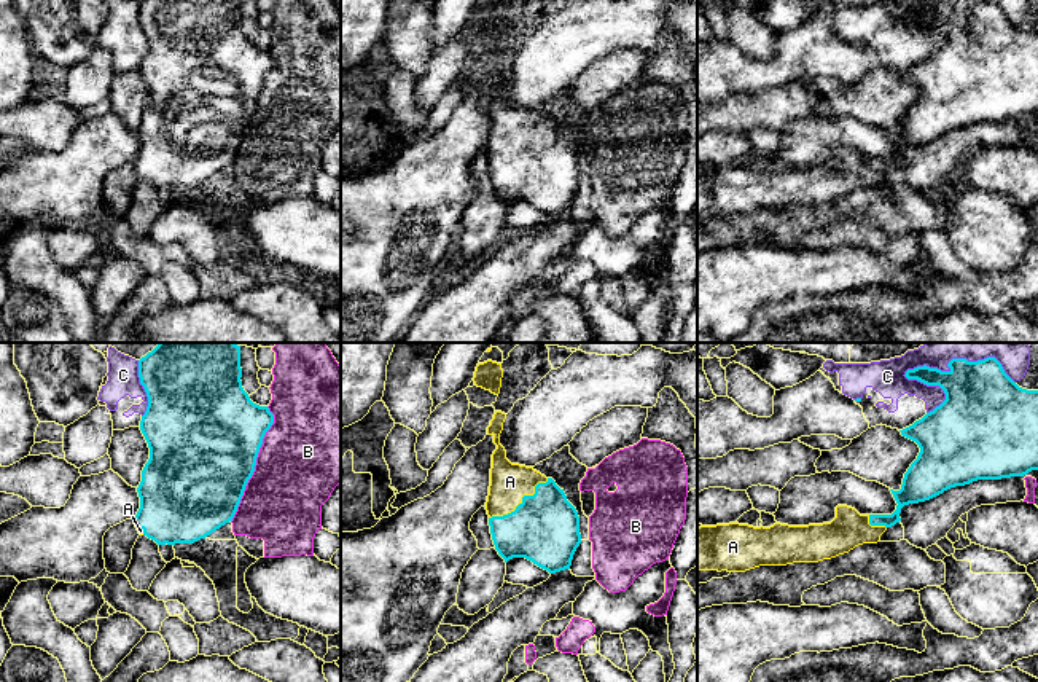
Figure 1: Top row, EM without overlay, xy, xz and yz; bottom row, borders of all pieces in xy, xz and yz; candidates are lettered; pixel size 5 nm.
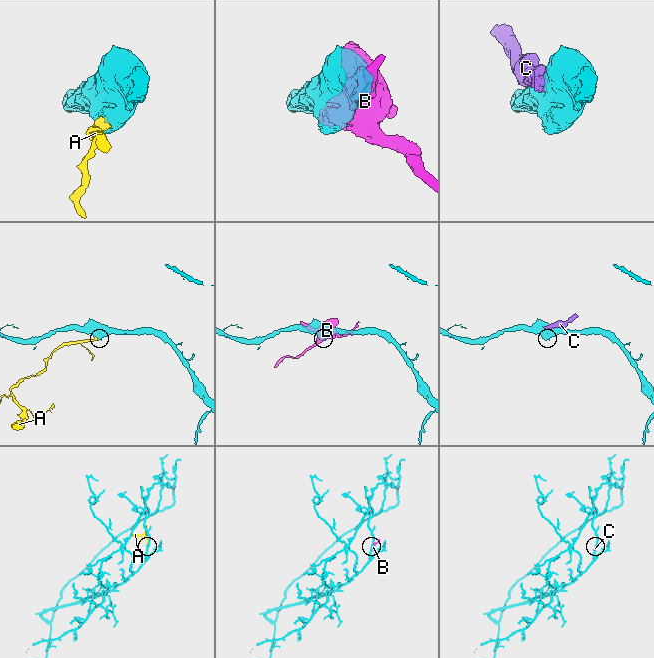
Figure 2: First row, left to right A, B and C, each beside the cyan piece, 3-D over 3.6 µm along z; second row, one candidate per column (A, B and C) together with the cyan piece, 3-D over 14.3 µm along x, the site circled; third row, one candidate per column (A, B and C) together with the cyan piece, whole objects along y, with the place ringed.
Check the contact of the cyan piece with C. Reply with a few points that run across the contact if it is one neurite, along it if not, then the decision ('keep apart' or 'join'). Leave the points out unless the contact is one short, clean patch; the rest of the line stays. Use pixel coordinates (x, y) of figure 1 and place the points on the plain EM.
keep apart

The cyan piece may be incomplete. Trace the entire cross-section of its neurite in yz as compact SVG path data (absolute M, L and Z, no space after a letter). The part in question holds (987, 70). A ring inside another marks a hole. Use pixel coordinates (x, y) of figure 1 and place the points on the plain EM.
M995 0L978 5L952 2L947 10L949 14L941 14L923 8L904 18L927 29L939 29L946 43L912 69L899 73L903 80L919 88L920 96L904 116L901 132L890 132L898 147L892 158L860 158L852 150L837 148L836 161L823 167L700 169L697 172L697 215L745 215L759 209L831 202L858 188L877 186L888 170L901 164L899 156L904 148L930 143L950 131L978 123L1024 120L1038 113L1038 33L1019 30Z

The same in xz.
M495 54L487 70L497 88L486 145L495 193L505 206L525 201L549 217L570 212L581 186L578 155L552 121L506 102L500 88L505 62Z

